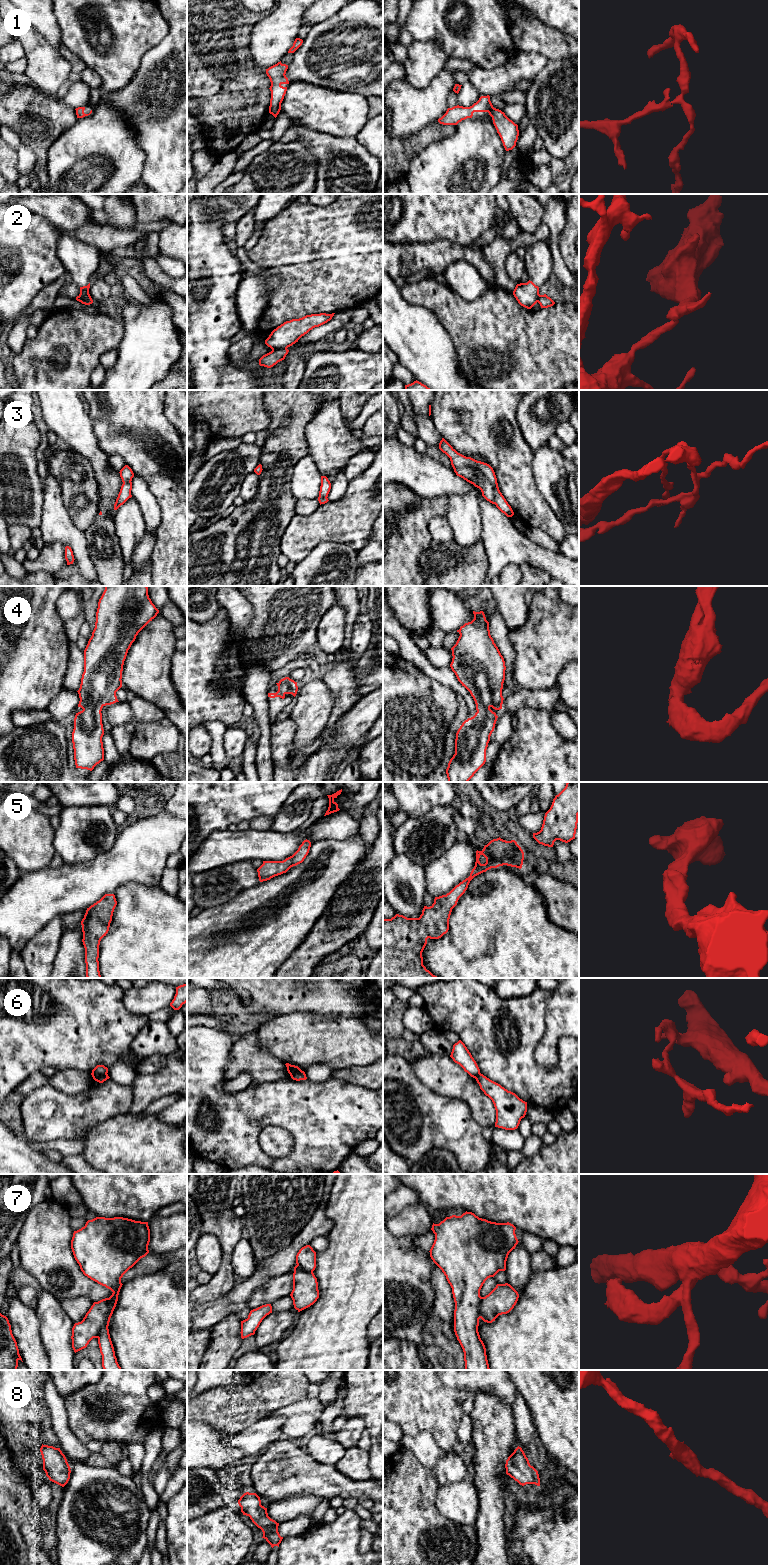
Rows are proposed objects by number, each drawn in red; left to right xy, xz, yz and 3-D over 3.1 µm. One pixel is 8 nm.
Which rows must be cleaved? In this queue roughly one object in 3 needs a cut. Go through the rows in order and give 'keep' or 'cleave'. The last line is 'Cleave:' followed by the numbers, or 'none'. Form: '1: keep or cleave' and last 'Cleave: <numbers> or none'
1: keep
2: cleave
3: cleave
4: keep
5: keep
6: cleave
7: cleave
8: keep
Cleave: 2, 3, 6, 7

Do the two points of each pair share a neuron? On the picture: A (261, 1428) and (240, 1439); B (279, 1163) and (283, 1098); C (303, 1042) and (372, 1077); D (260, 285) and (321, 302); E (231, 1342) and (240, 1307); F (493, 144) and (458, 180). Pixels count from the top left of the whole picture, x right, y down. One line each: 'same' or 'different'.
A: same
B: same
C: different
D: different
E: different
F: same

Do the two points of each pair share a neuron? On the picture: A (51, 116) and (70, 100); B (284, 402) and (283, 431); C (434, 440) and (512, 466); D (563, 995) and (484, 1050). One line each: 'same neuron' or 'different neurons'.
A: different neurons
B: same neuron
C: different neurons
D: different neurons

